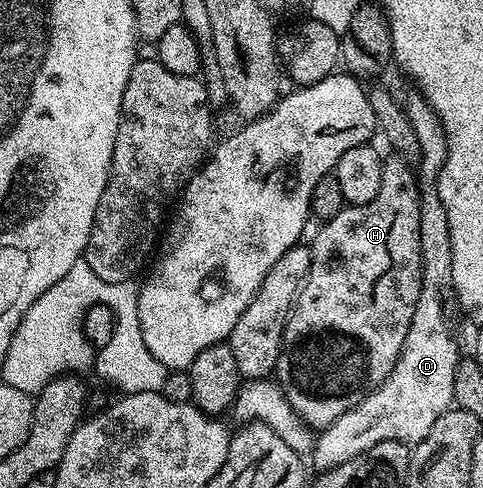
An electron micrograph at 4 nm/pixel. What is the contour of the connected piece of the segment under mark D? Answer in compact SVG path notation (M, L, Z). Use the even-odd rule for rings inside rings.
M413 92L405 100L405 107L411 126L415 128L415 136L418 137L421 156L417 164L422 271L420 296L416 301L404 347L387 380L377 390L372 390L355 408L339 416L330 426L324 427L316 437L311 461L317 472L335 468L342 460L361 453L363 444L357 438L357 426L361 426L361 422L369 426L369 438L377 442L416 444L430 434L439 416L454 405L455 368L460 362L461 352L447 324L441 292L441 289L448 289L452 283L453 249L446 208L438 192L438 176L446 160L448 145L442 122L420 93Z

